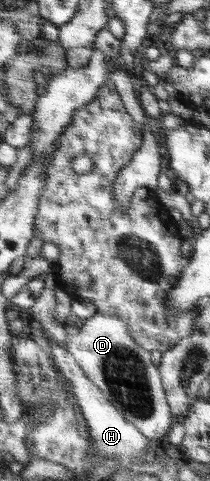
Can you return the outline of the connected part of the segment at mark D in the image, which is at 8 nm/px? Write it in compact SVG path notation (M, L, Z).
M97 312L84 319L78 334L65 332L65 348L103 392L103 397L142 435L150 440L169 435L174 419L165 397L161 374L150 359L150 351L134 342L121 318Z

